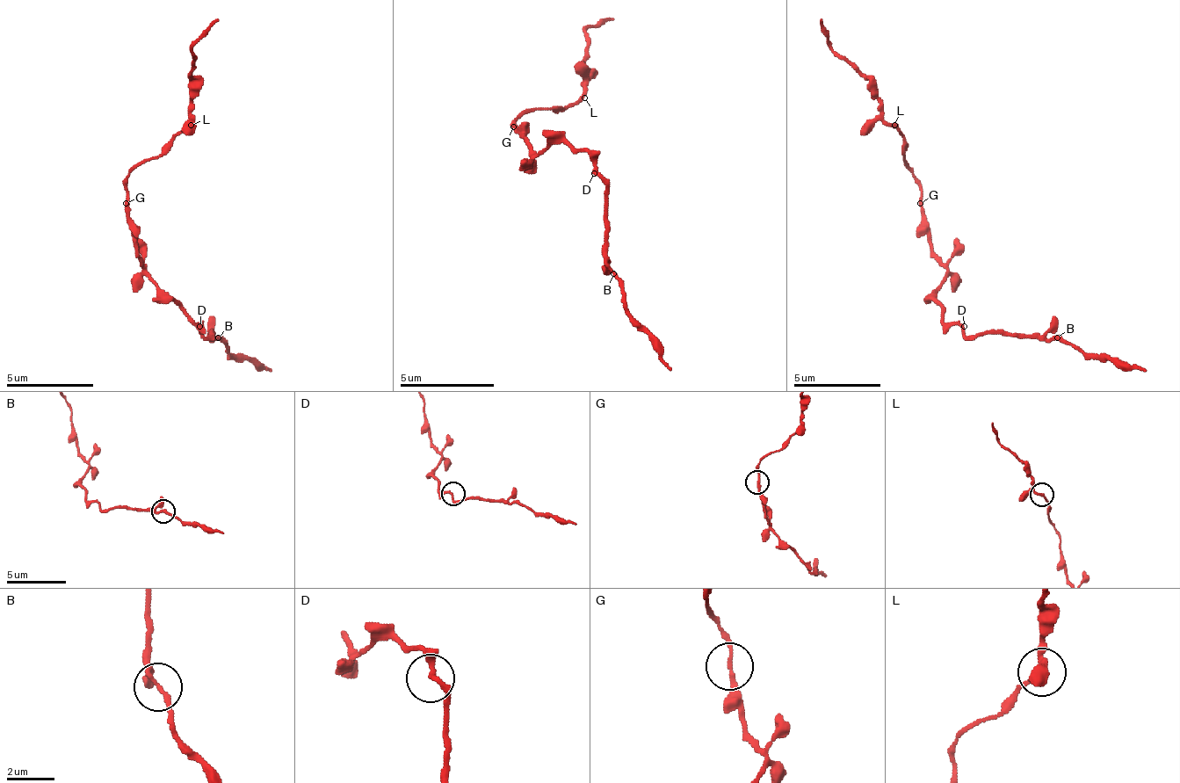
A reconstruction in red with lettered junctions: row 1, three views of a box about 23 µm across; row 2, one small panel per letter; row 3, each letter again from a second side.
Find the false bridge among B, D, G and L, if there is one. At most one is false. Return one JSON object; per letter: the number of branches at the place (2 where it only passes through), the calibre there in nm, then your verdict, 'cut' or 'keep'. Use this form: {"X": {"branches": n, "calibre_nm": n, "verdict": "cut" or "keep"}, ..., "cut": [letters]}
{"B": {"branches": 3, "calibre_nm": 150, "verdict": "keep"}, "D": {"branches": 3, "calibre_nm": 160, "verdict": "keep"}, "G": {"branches": 2, "calibre_nm": 170, "verdict": "keep"}, "L": {"branches": 3, "calibre_nm": 160, "verdict": "keep"}, "cut": []}

